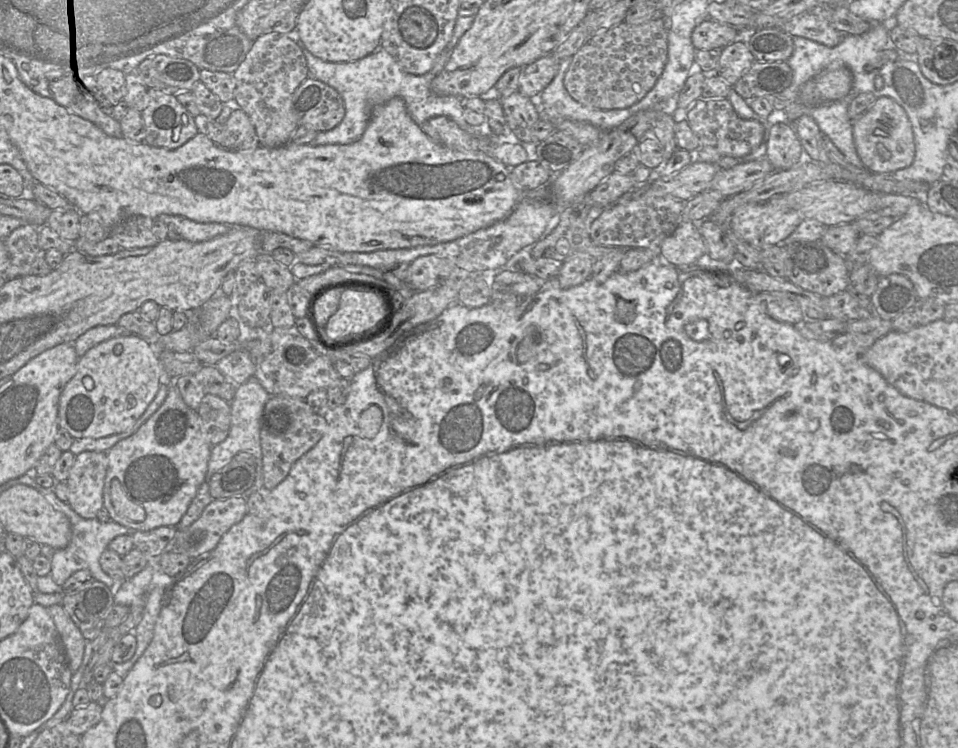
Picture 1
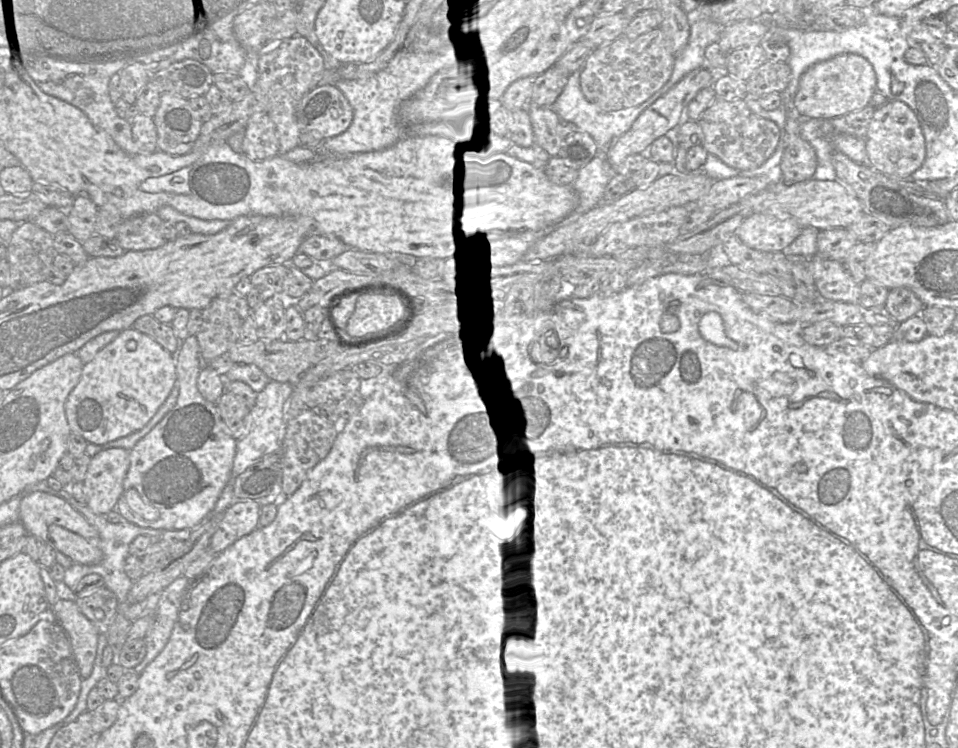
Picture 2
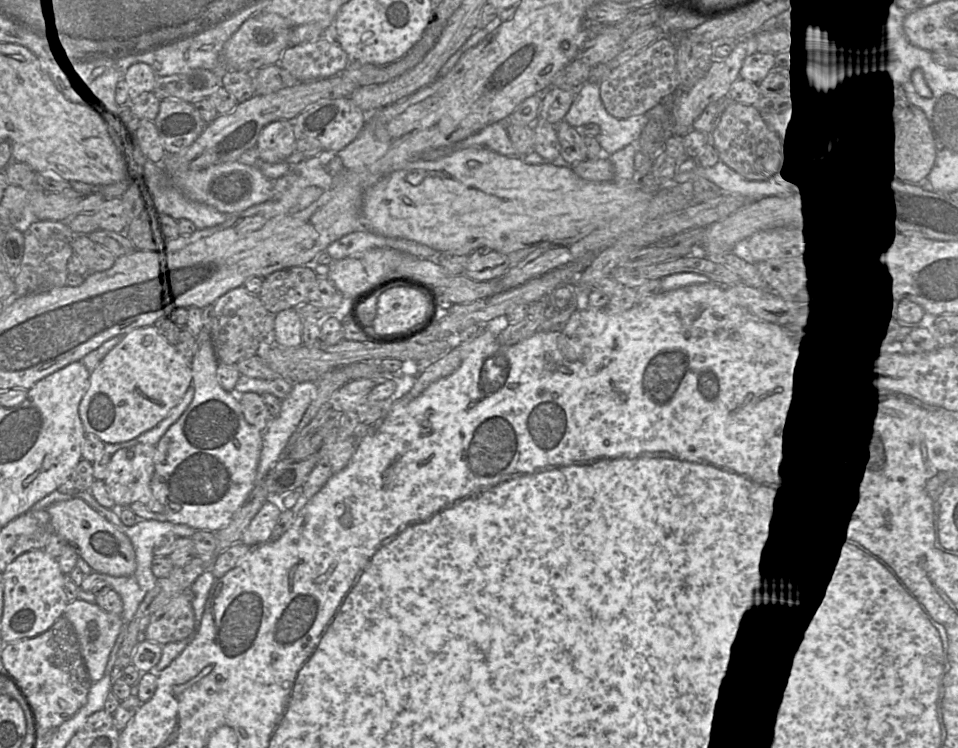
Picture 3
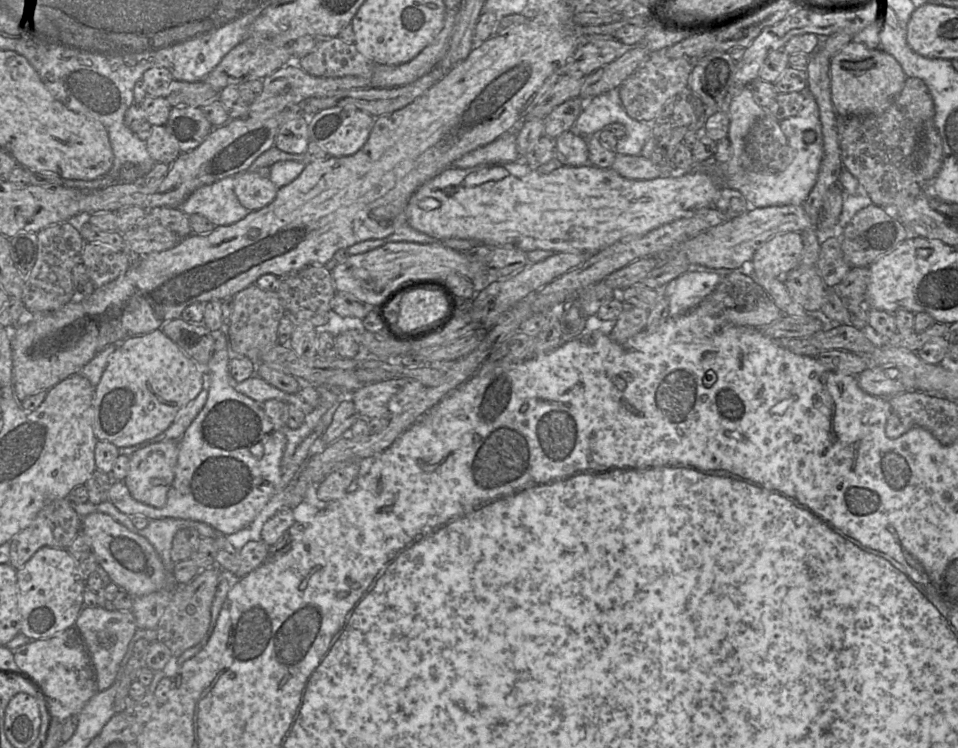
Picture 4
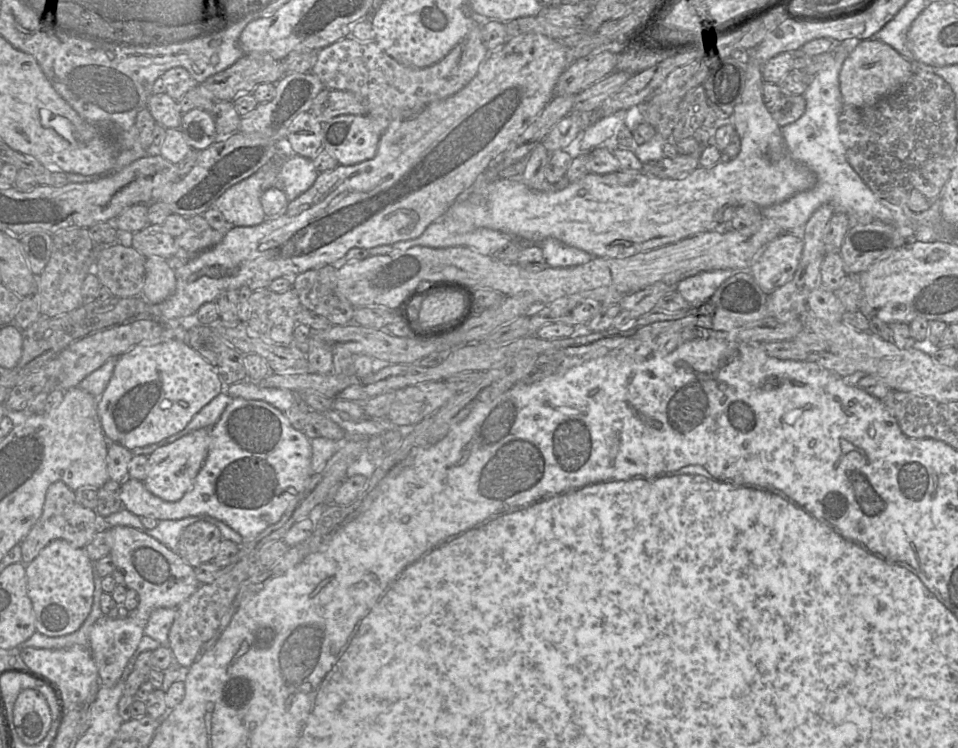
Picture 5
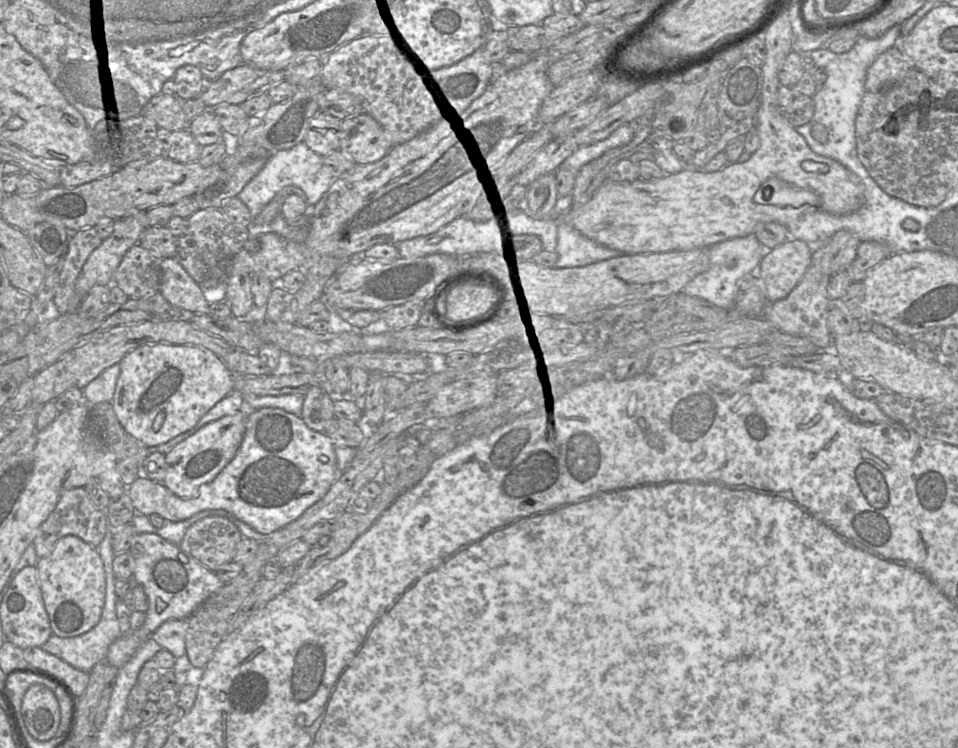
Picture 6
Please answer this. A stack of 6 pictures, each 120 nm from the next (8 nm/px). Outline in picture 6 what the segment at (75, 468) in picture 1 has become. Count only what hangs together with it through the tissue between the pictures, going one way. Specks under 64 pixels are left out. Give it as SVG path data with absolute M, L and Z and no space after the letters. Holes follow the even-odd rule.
M240 411L201 427L165 454L167 473L163 484L181 498L196 497L199 488L212 482L236 455L245 432L247 412Z

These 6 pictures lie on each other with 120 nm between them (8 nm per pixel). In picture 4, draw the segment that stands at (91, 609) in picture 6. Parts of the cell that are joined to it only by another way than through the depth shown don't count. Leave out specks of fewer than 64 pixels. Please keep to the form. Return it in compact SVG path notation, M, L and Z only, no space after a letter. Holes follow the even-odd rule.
M42 547L17 570L20 634L31 640L44 640L73 629L84 606L86 588L79 563L67 551Z

